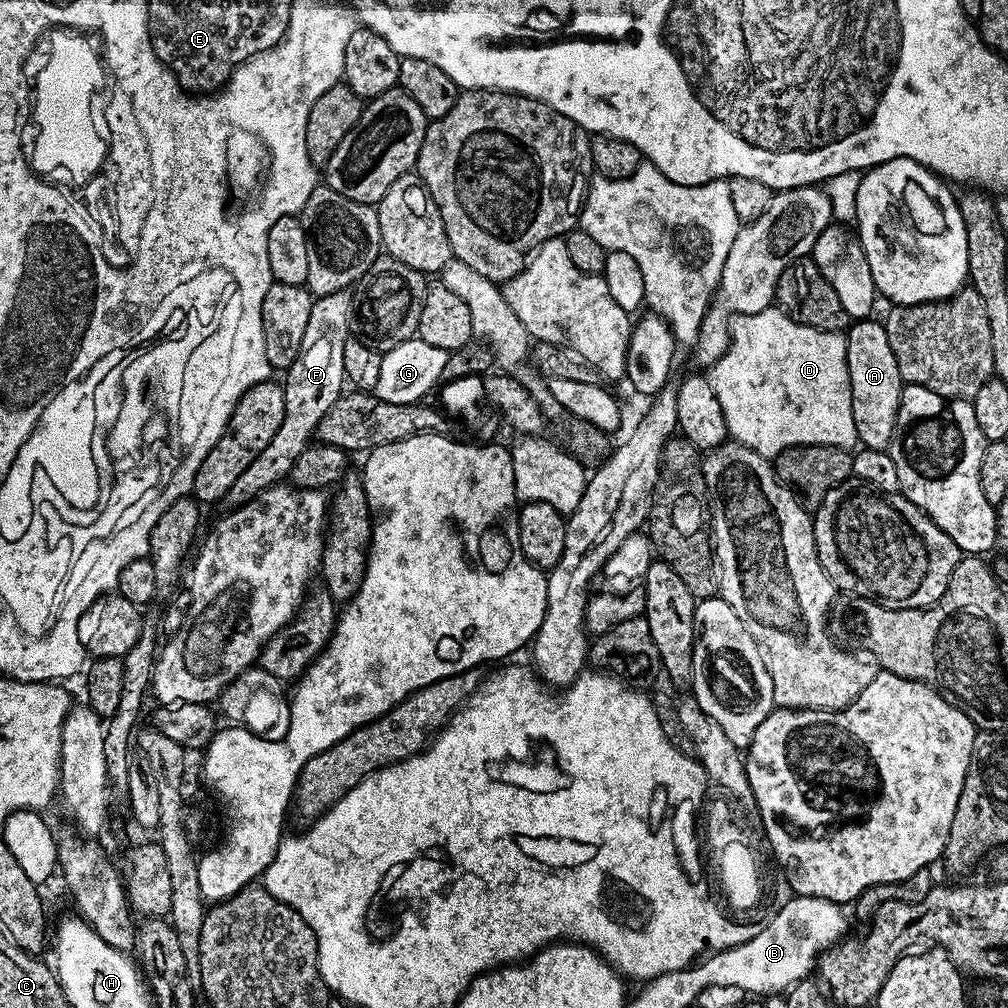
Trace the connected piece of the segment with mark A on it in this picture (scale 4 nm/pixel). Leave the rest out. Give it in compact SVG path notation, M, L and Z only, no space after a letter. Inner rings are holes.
M860 320L847 329L848 377L852 391L852 413L857 441L863 447L887 449L892 443L900 395L904 384L900 378L890 338L886 338L883 323L877 320Z

